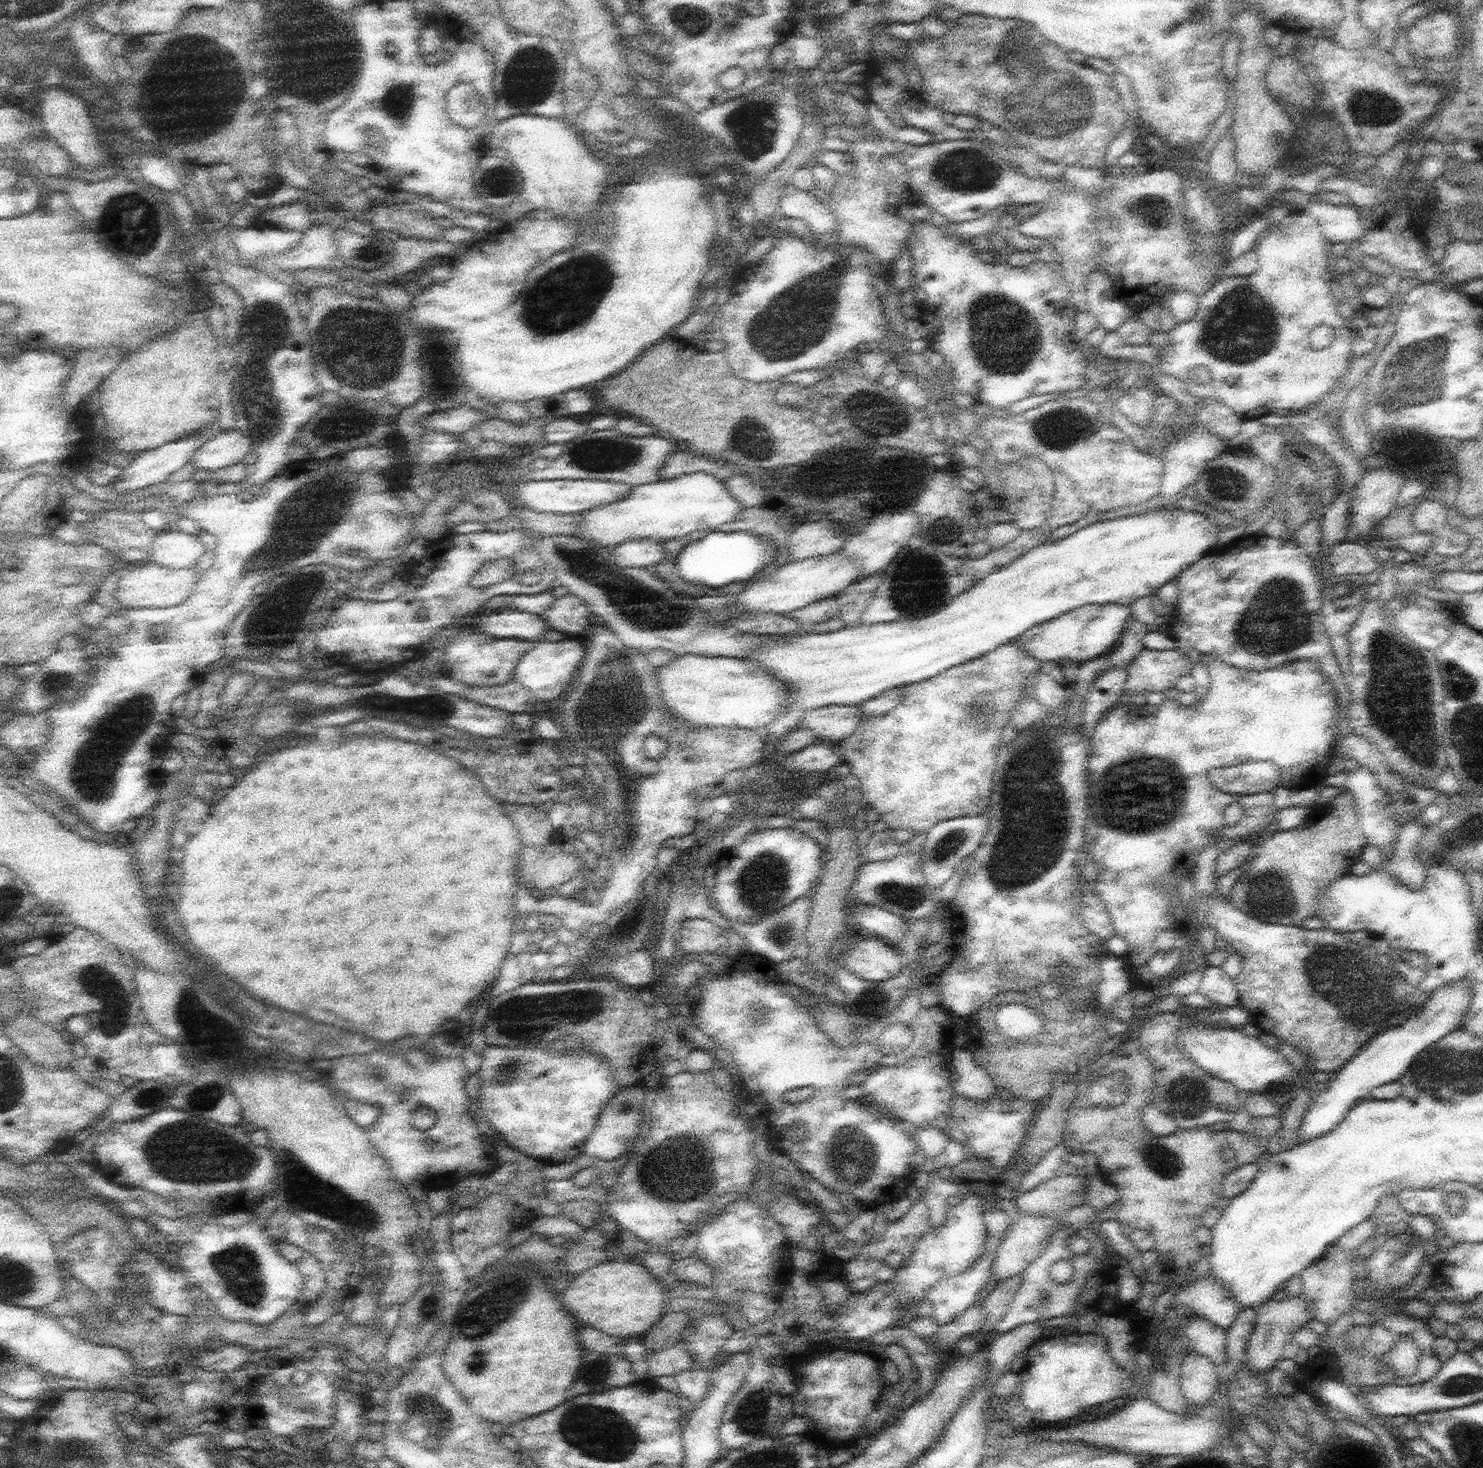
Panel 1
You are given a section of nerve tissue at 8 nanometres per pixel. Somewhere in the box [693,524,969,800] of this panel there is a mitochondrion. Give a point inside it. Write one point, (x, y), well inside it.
(915, 583)

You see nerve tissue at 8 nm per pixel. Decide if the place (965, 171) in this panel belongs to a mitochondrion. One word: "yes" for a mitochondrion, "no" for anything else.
yes

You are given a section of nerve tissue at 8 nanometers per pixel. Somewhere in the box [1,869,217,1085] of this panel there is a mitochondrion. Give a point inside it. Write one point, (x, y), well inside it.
(110, 1018)

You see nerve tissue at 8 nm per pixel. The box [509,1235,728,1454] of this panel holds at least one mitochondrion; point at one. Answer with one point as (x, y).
(594, 1376)

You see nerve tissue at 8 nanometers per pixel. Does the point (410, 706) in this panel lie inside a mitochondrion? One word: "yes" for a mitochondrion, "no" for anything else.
no

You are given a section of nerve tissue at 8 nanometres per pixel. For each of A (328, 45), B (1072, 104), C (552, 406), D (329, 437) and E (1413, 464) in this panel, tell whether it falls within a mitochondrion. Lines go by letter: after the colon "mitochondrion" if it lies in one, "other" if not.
A: other
B: mitochondrion
C: other
D: other
E: other

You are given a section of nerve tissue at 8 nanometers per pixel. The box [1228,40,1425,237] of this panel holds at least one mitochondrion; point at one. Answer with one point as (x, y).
(1376, 111)

